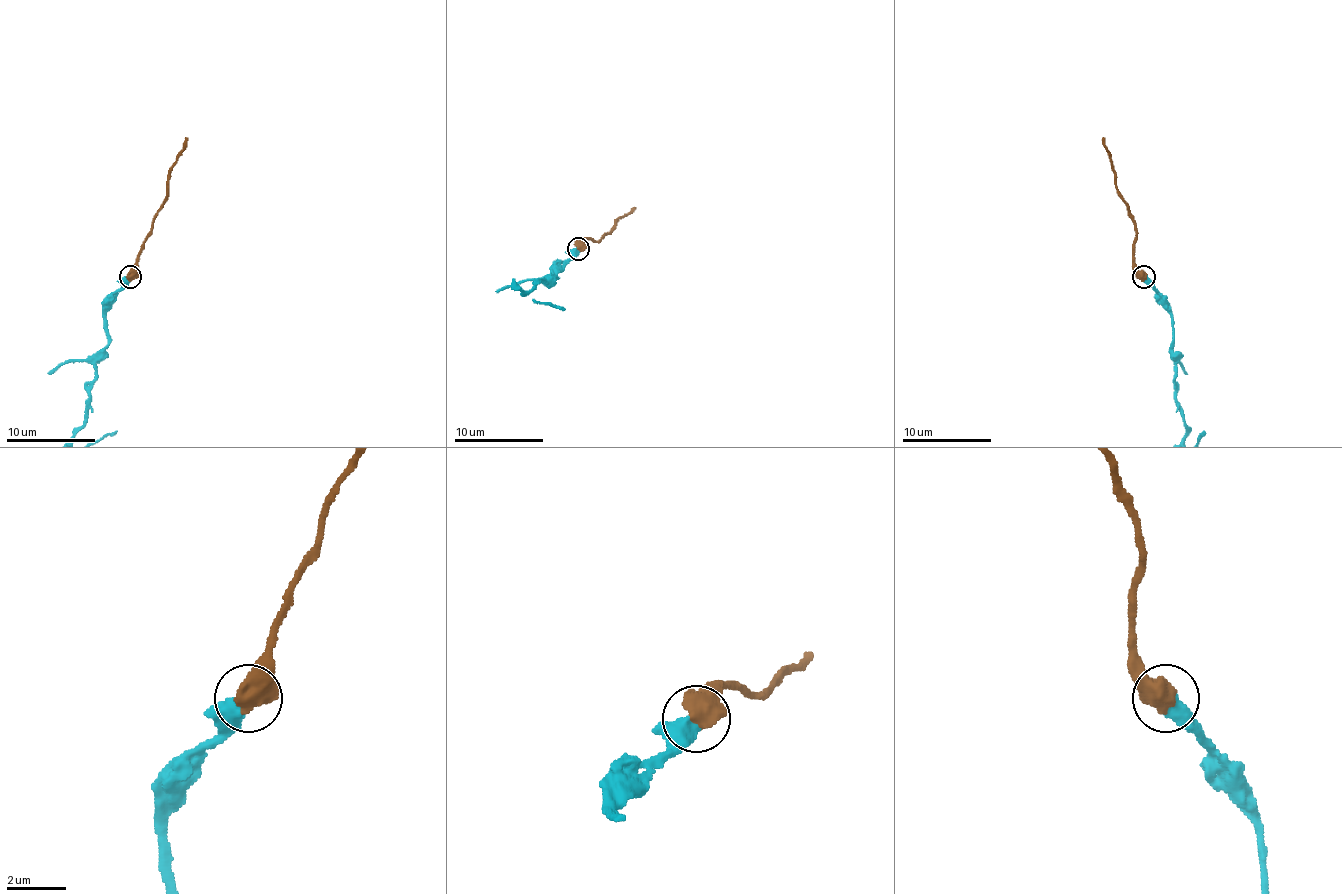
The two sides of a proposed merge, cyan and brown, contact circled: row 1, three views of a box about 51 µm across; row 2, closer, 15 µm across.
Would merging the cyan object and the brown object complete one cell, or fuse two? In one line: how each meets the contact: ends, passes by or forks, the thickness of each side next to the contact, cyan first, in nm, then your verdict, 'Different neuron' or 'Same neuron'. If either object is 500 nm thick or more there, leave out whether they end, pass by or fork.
Thickness 550 nm (cyan) against 850 nm. Same neuron

